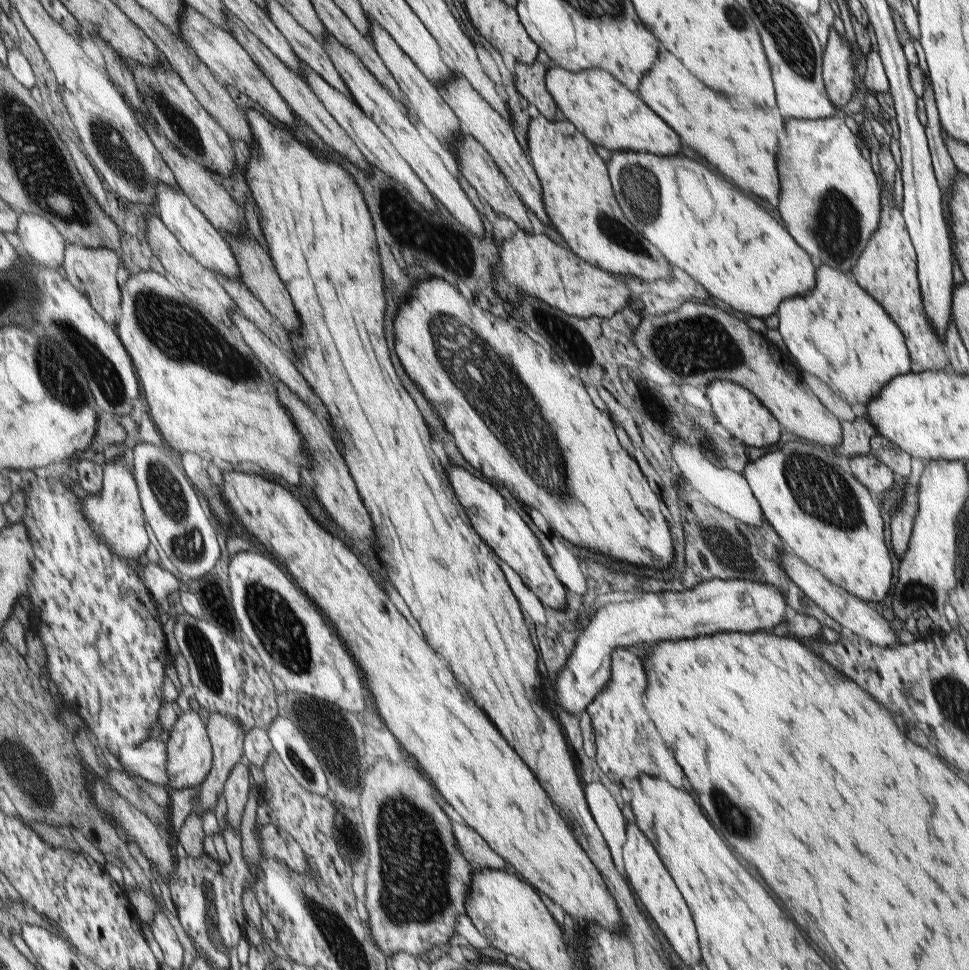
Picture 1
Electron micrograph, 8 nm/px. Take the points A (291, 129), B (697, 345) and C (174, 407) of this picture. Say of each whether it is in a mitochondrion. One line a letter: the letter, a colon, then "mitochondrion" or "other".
A: other
B: mitochondrion
C: other

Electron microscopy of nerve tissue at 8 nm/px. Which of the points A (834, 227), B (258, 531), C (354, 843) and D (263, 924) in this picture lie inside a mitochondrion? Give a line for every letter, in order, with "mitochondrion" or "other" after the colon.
A: mitochondrion
B: other
C: mitochondrion
D: other

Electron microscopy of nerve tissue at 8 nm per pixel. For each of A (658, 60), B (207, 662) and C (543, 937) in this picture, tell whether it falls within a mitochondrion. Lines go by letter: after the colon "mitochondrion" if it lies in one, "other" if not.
A: other
B: mitochondrion
C: other

